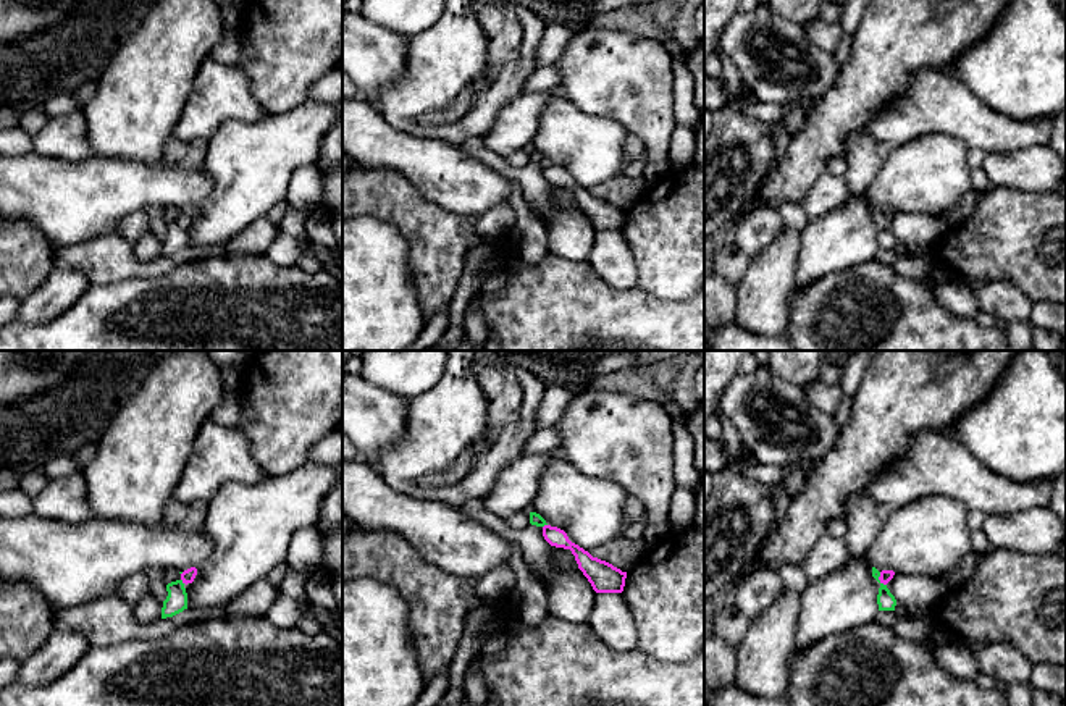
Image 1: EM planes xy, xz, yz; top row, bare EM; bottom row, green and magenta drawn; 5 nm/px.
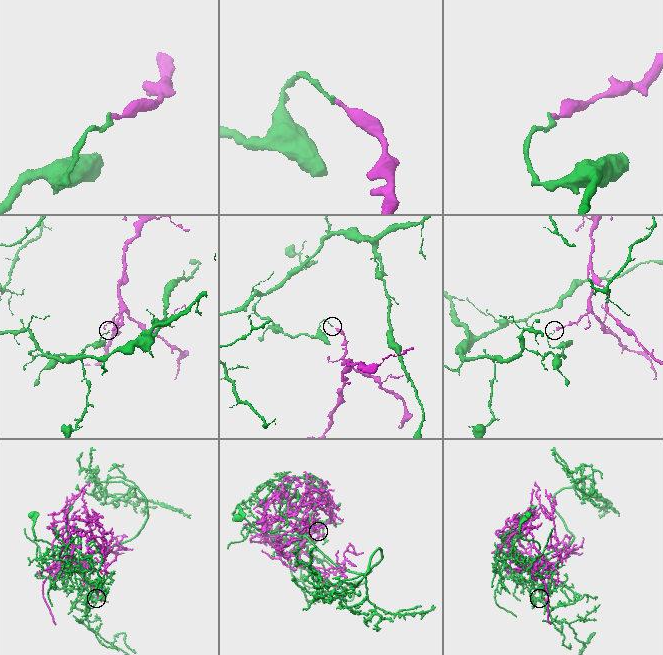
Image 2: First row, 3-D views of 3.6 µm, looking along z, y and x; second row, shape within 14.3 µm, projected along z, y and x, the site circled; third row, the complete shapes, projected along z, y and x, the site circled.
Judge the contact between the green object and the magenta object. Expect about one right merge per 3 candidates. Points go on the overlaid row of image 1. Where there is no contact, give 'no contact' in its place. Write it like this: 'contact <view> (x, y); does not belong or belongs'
contact yz (877, 579); does not belong

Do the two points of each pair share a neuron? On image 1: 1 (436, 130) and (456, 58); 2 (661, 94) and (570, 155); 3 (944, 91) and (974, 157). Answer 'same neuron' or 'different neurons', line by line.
1: same neuron
2: different neurons
3: different neurons

